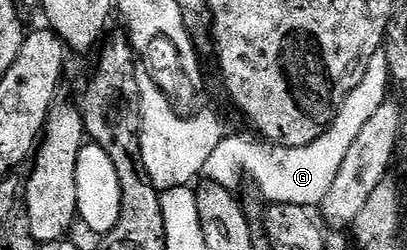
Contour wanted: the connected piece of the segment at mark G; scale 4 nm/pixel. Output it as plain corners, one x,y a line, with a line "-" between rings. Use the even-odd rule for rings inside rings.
383,52
377,53
373,60
369,60
369,68
365,68
361,84
357,84
357,88
349,92
345,104
341,104
331,127
317,140
313,140
313,144
285,147
266,140
254,142
251,138
224,136
221,144
217,144
215,151
209,155
202,177
232,192
238,191
243,177
251,178
252,184
268,198
268,203
322,207
325,196
329,196
329,188
333,188
333,180
337,180
337,172
341,172
341,164
345,164
345,156
349,156
349,148
353,148
353,140
357,140
357,135
373,117
373,112
377,112
377,108
388,101
387,86
391,85
386,56

